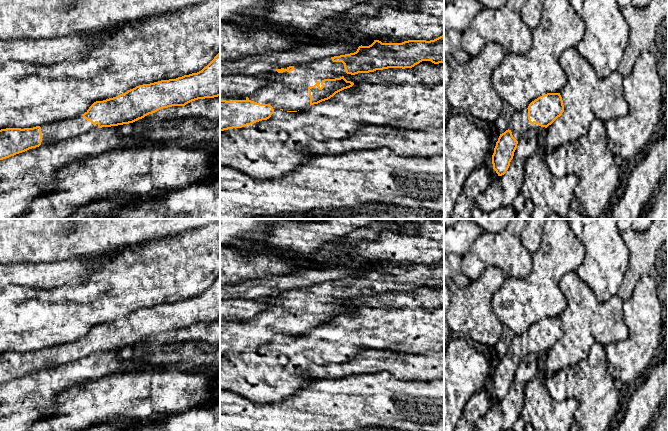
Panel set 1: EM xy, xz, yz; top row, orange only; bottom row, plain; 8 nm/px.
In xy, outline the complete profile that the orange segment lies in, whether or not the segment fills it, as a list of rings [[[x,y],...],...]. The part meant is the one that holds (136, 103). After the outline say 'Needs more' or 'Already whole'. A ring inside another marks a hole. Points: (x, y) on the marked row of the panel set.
[[[220,52],[197,73],[136,86],[116,97],[94,102],[81,116],[33,128],[1,129],[0,160],[93,129],[133,123],[162,108],[185,106],[198,99],[218,96]]]. Needs more

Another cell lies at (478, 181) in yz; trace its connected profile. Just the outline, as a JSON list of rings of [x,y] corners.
[[[482,166],[476,168],[466,179],[450,219],[471,219],[475,198],[484,192],[490,183],[491,177],[487,169]]]

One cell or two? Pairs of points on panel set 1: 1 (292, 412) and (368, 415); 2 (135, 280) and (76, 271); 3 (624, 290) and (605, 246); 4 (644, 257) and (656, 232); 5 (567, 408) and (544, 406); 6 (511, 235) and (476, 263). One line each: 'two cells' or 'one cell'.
1: one cell
2: two cells
3: two cells
4: one cell
5: one cell
6: one cell

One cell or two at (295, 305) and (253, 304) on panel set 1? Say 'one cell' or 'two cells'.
two cells

